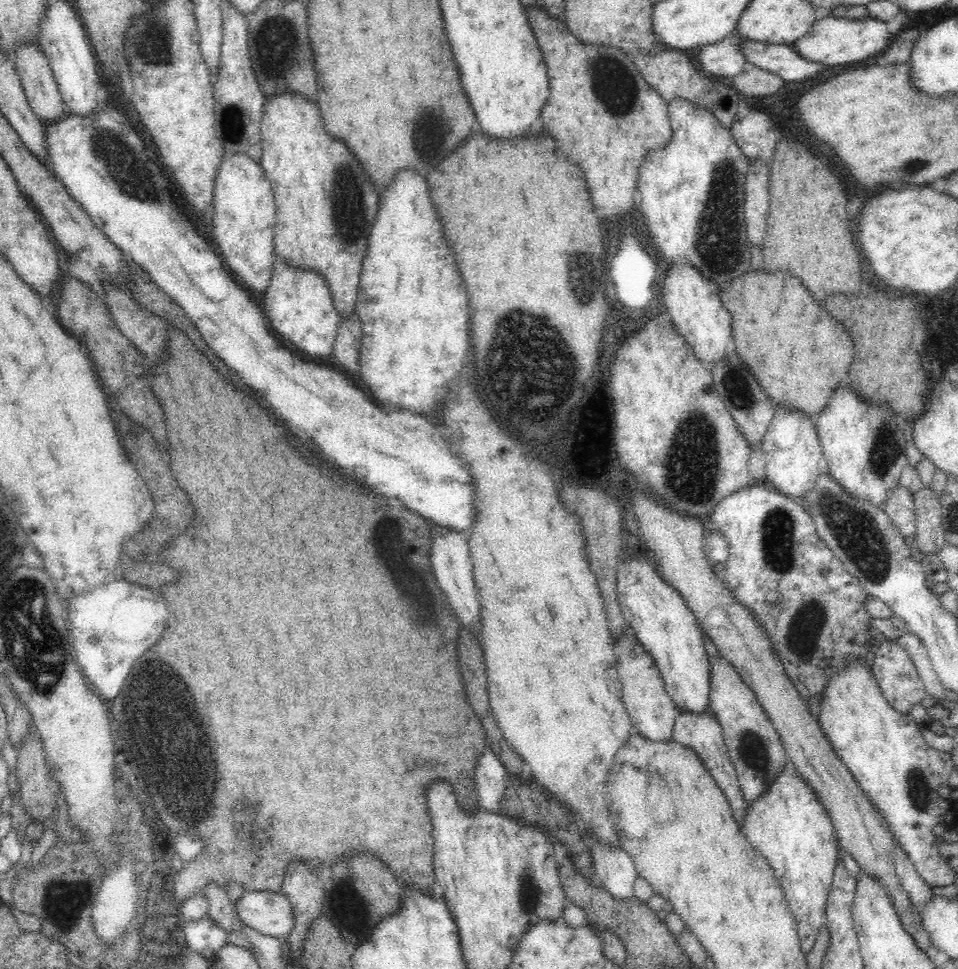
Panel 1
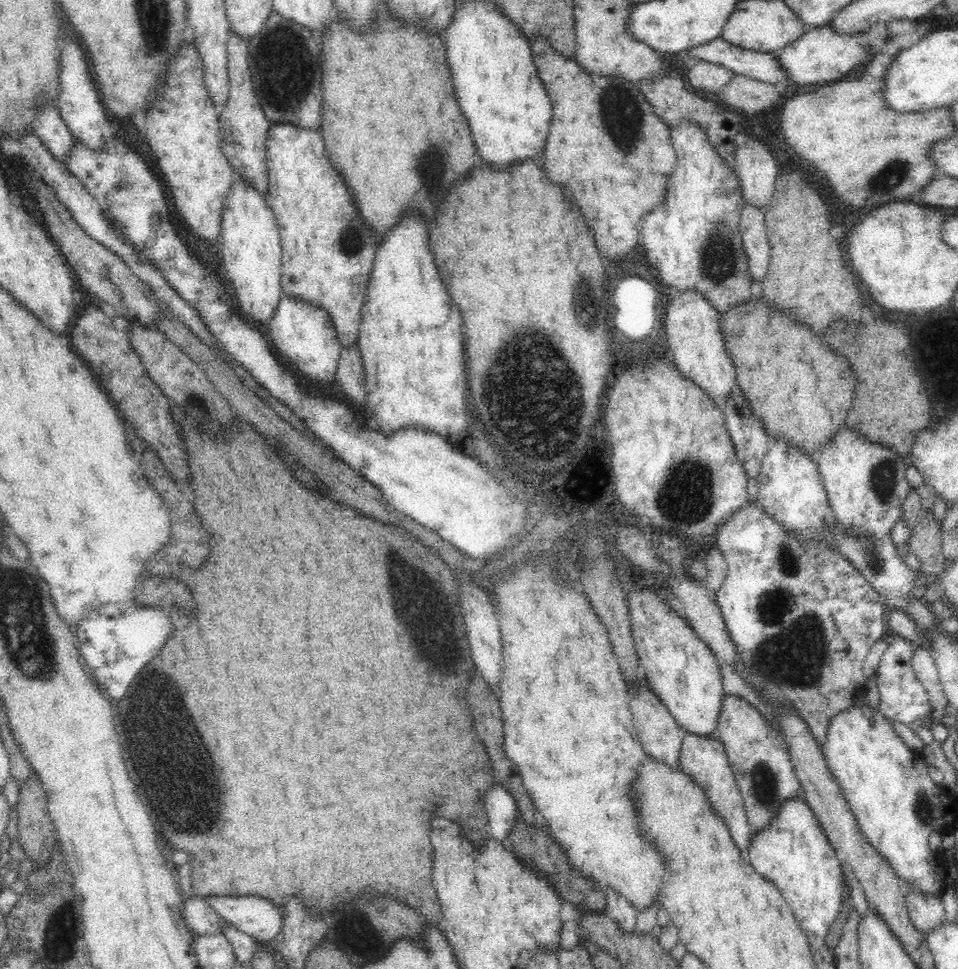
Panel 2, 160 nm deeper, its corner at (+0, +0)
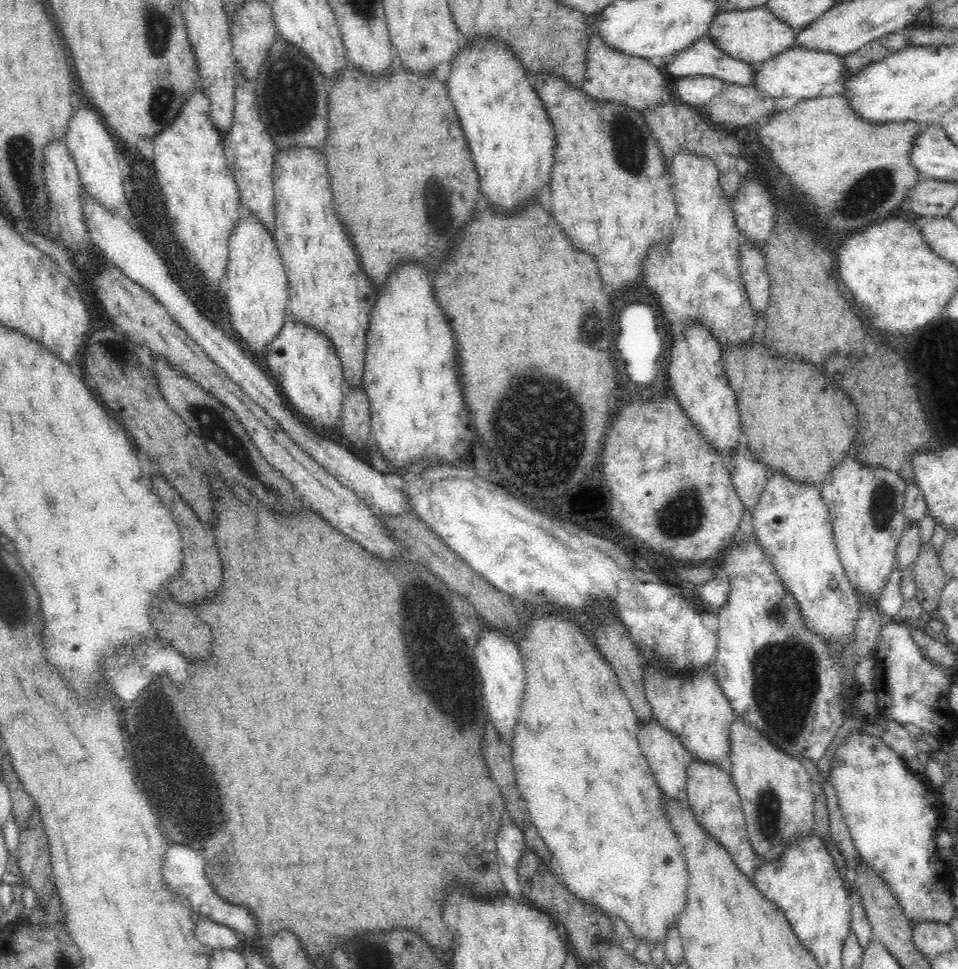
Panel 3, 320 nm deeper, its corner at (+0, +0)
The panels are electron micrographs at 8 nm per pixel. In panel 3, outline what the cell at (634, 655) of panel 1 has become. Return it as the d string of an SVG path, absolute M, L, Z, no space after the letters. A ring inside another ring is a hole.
M654 717L647 723L639 723L638 742L640 751L647 759L649 768L655 776L655 781L660 787L664 798L672 799L672 801L687 800L687 772L688 766L692 764L693 759L690 754L678 741L678 737L672 736L668 729L664 729Z

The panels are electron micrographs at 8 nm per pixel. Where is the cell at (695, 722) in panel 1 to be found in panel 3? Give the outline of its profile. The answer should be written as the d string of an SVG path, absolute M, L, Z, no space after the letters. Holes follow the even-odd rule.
M693 760L688 766L686 802L692 809L696 823L728 851L728 856L732 857L740 873L752 879L755 870L758 869L758 858L748 838L745 816L729 769Z

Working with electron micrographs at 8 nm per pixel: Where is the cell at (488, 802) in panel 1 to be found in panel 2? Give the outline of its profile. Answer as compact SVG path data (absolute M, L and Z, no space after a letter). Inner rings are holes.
M494 783L484 792L483 801L489 821L487 836L502 843L502 847L510 849L509 832L518 821L517 806L514 797L502 787Z

